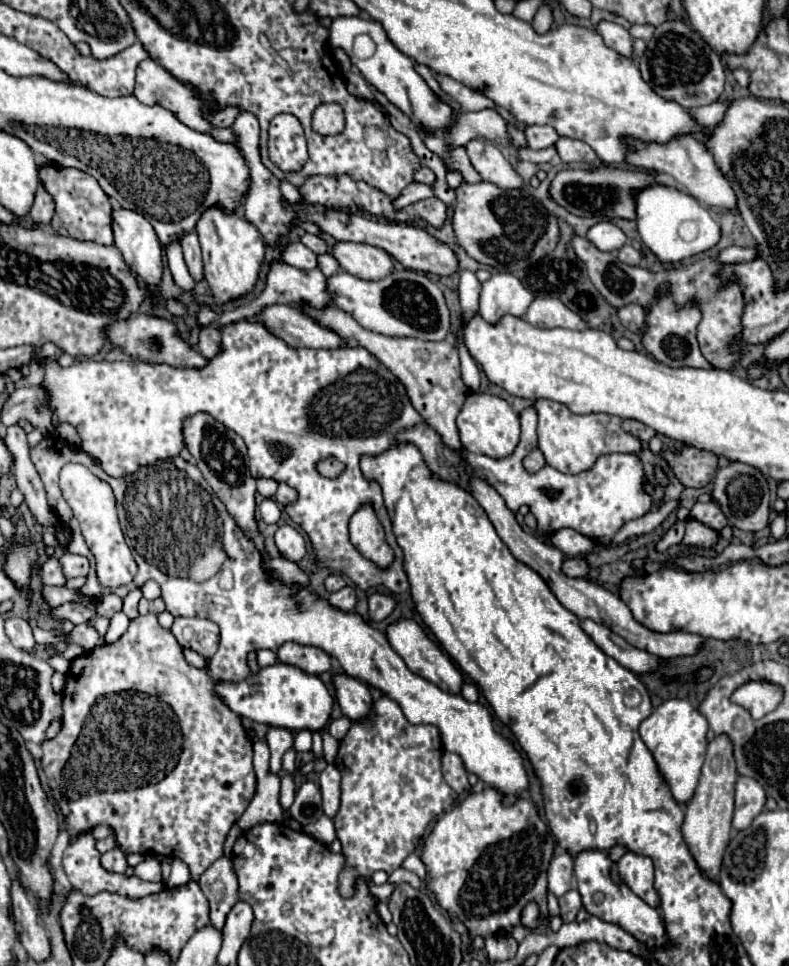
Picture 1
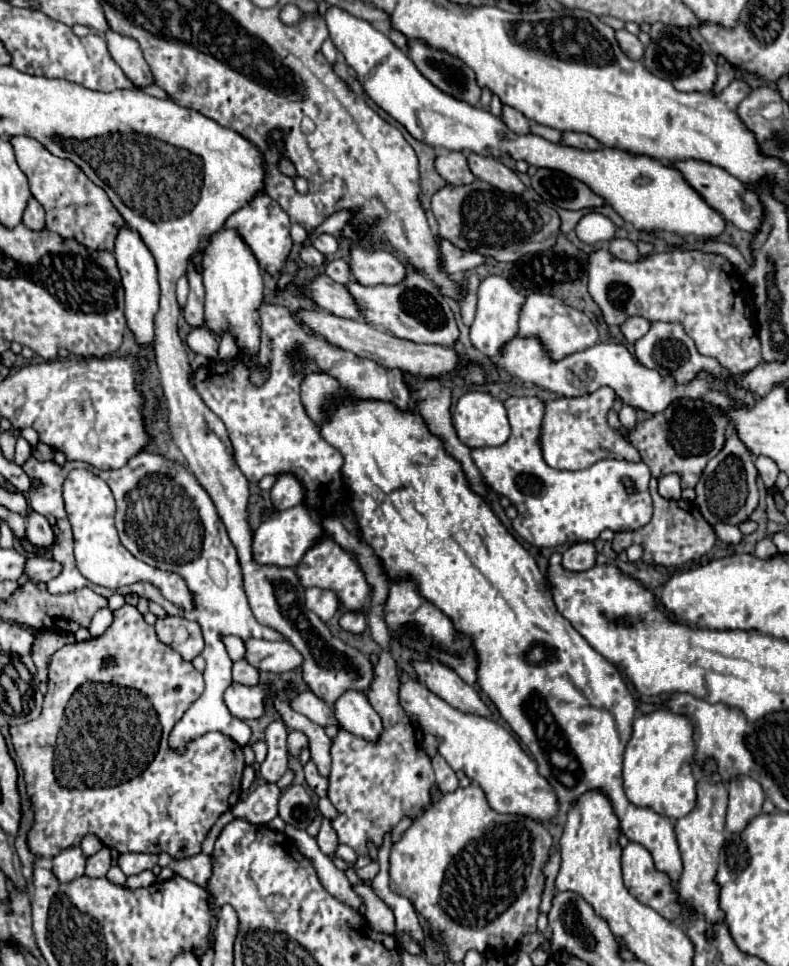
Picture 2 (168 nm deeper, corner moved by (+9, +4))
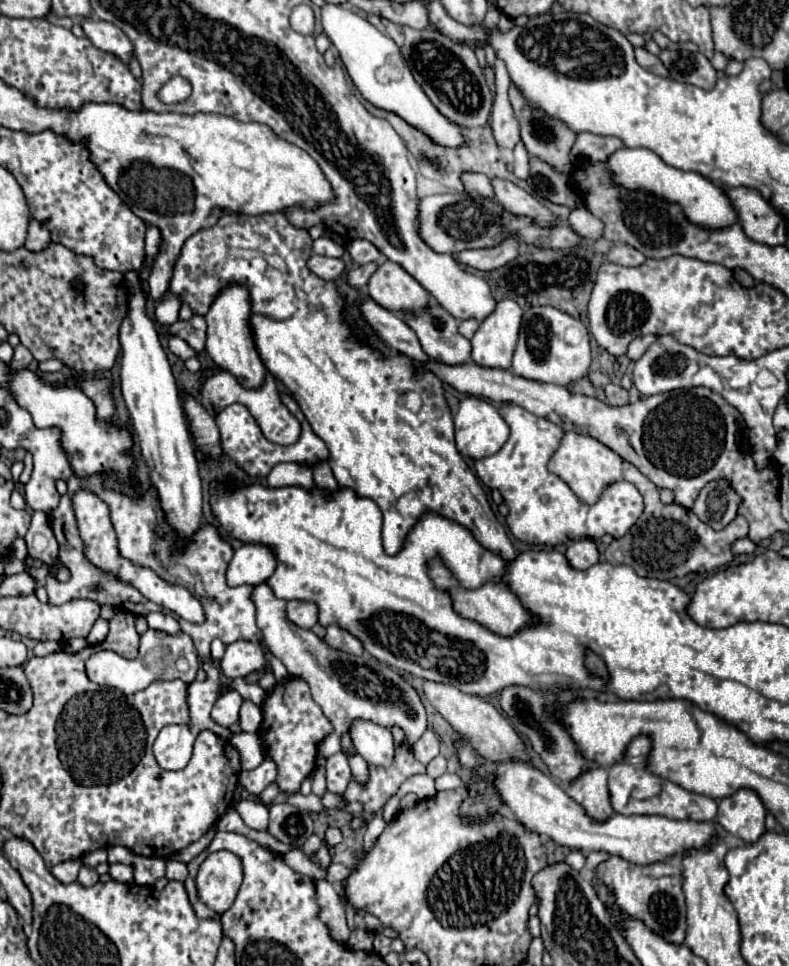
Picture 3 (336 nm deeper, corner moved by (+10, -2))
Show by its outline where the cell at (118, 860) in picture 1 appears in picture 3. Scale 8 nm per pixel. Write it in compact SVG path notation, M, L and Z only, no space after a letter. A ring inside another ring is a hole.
M83 866L81 868L81 872L79 872L79 882L83 884L83 886L93 886L93 884L97 884L99 882L99 874L95 872L95 868L91 868L91 866Z

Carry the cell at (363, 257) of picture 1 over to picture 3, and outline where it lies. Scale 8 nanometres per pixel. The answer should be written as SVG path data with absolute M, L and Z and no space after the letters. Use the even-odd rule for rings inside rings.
M385 260L379 264L367 284L369 296L391 312L405 312L405 308L425 308L427 290L407 274L399 264Z

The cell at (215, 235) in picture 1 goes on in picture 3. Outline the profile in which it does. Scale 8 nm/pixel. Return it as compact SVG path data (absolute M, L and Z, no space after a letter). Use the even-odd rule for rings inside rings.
M227 284L217 298L213 300L209 312L205 314L207 320L207 342L205 350L213 358L213 362L237 376L245 388L261 386L265 378L265 364L255 346L255 334L251 328L251 298L249 290L243 284Z

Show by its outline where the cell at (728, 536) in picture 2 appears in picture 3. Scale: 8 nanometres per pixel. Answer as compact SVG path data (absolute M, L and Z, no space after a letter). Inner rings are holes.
M749 538L735 540L735 542L733 542L733 546L731 546L731 550L733 550L735 554L751 554L755 548L757 548L757 546L755 546L755 542L751 542Z

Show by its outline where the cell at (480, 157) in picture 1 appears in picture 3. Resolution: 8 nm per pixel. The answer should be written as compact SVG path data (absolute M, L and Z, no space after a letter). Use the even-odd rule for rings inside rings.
M491 178L491 186L495 190L495 200L509 212L517 216L533 216L535 224L541 226L553 226L557 222L555 216L543 204L539 204L531 194L527 194L513 182L503 178Z

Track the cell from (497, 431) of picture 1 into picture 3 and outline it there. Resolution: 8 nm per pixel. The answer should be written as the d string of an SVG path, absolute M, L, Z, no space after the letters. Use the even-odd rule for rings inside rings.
M465 398L453 420L457 450L473 460L499 452L509 438L509 426L497 408L483 398Z

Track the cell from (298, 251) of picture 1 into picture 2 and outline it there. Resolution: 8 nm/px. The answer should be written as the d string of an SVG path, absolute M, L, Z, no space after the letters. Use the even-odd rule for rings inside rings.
M308 246L308 248L302 248L300 250L300 260L308 266L316 266L320 268L324 262L326 262L326 256L322 252L318 252L314 246Z

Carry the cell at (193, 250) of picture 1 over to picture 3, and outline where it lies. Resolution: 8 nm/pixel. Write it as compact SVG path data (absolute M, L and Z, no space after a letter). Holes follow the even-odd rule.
M193 316L189 320L179 320L173 326L169 326L171 334L183 338L191 348L195 348L197 352L201 352L205 348L205 318L203 316Z

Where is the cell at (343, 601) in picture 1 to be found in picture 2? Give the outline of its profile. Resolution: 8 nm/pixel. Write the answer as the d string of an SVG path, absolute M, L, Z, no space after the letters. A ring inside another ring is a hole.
M308 588L306 590L306 608L314 614L318 614L320 620L328 622L336 610L338 610L338 600L332 590L322 590L322 588Z

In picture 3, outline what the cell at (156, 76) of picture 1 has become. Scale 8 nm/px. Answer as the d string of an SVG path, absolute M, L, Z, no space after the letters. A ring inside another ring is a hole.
M83 20L81 22L85 36L93 42L95 48L113 54L115 58L119 58L123 64L129 66L131 58L135 56L135 48L133 42L125 36L125 32L121 32L121 28L117 28L115 24L105 24L101 20Z

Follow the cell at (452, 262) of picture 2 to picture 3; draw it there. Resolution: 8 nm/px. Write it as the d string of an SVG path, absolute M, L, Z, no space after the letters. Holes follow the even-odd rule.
M505 240L505 244L497 248L485 248L485 250L465 250L457 254L457 262L463 266L469 266L473 270L489 272L495 268L505 266L509 260L517 256L519 244L513 244L513 240Z

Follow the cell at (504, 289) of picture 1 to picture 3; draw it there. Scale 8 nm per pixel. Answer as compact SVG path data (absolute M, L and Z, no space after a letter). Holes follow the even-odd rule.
M499 300L471 338L473 362L487 368L511 368L521 318L523 308L515 300Z

